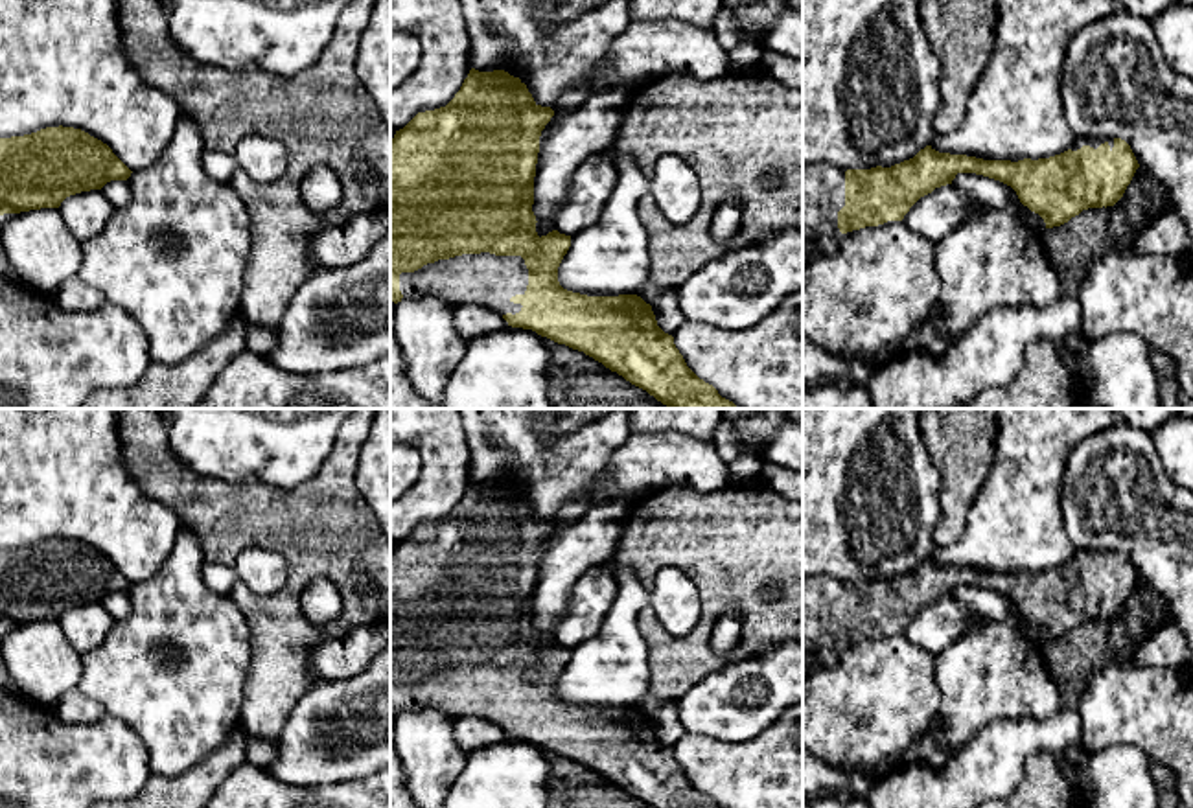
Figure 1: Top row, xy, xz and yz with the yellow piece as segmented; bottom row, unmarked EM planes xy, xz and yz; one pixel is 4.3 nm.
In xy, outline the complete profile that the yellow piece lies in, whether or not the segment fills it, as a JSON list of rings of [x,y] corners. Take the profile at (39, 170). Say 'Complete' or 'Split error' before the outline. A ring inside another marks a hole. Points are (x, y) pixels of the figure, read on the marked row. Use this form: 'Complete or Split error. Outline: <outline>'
Complete. Outline: [[[59,125],[0,138],[0,215],[59,208],[70,195],[131,173],[107,144],[81,129]]]

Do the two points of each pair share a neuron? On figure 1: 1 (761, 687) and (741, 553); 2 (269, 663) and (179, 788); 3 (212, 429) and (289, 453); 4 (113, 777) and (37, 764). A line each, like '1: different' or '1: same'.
1: different
2: different
3: same
4: same

